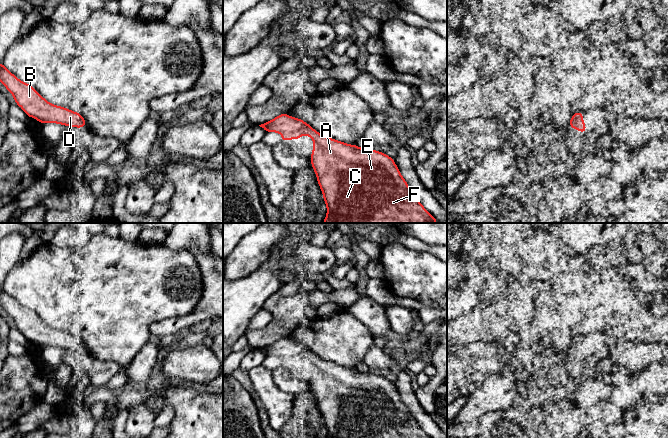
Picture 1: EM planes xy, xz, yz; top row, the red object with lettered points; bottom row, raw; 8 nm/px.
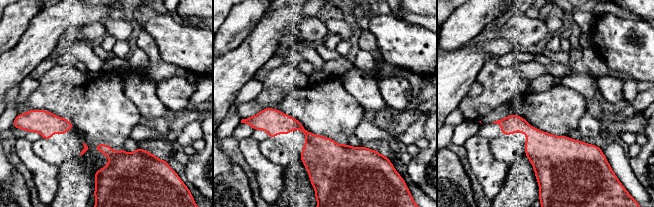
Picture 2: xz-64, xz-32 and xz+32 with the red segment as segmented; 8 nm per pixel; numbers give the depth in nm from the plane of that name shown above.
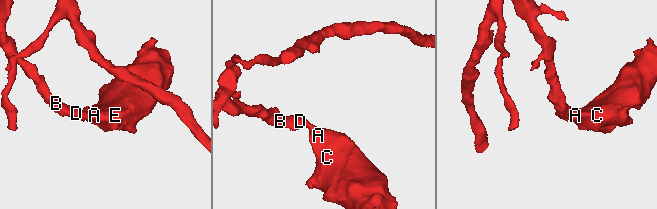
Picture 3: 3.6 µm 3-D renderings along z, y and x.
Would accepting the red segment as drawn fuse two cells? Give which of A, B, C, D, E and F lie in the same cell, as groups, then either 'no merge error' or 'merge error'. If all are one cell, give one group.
A B C D E F; no merge error

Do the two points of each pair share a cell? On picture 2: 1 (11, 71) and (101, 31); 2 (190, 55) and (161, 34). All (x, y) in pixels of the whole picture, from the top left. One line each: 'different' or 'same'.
1: different
2: same

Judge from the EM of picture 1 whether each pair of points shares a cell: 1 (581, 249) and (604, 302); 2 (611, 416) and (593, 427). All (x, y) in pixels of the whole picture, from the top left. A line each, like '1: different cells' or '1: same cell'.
1: different cells
2: different cells

